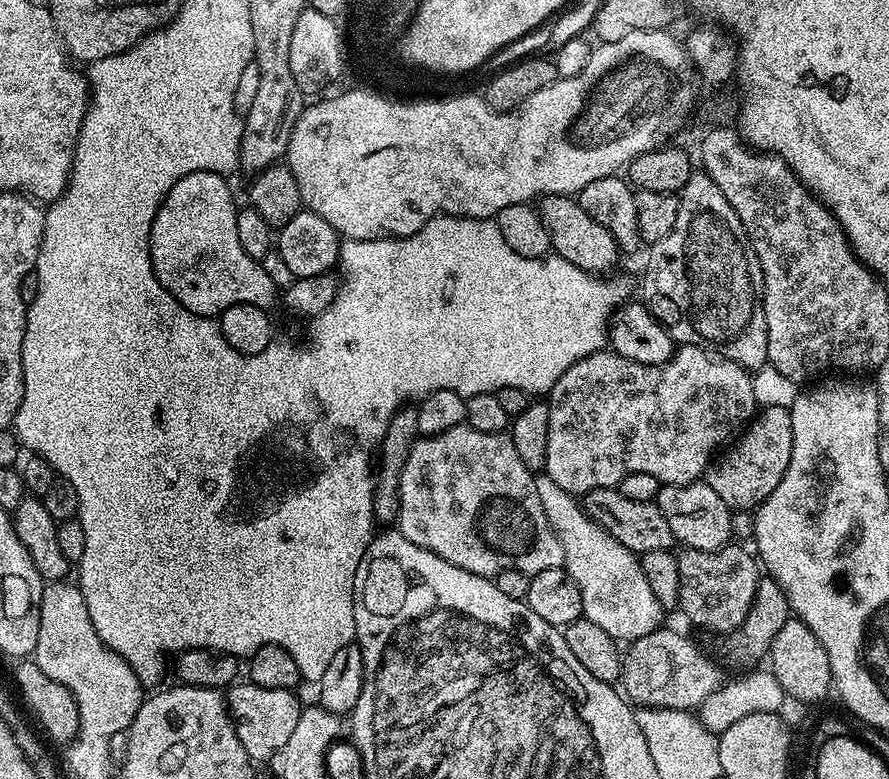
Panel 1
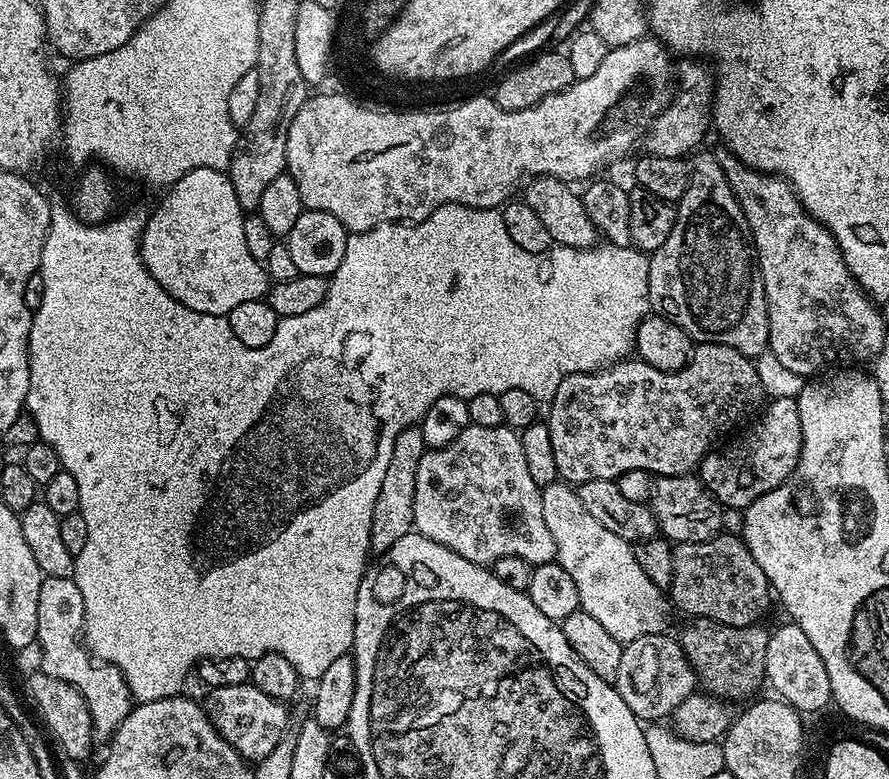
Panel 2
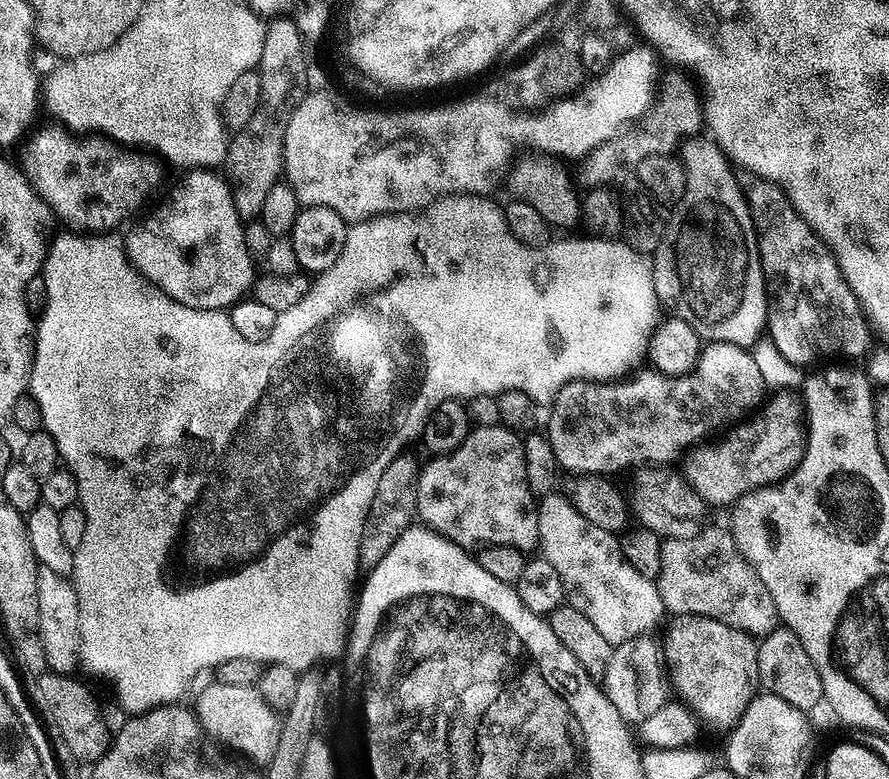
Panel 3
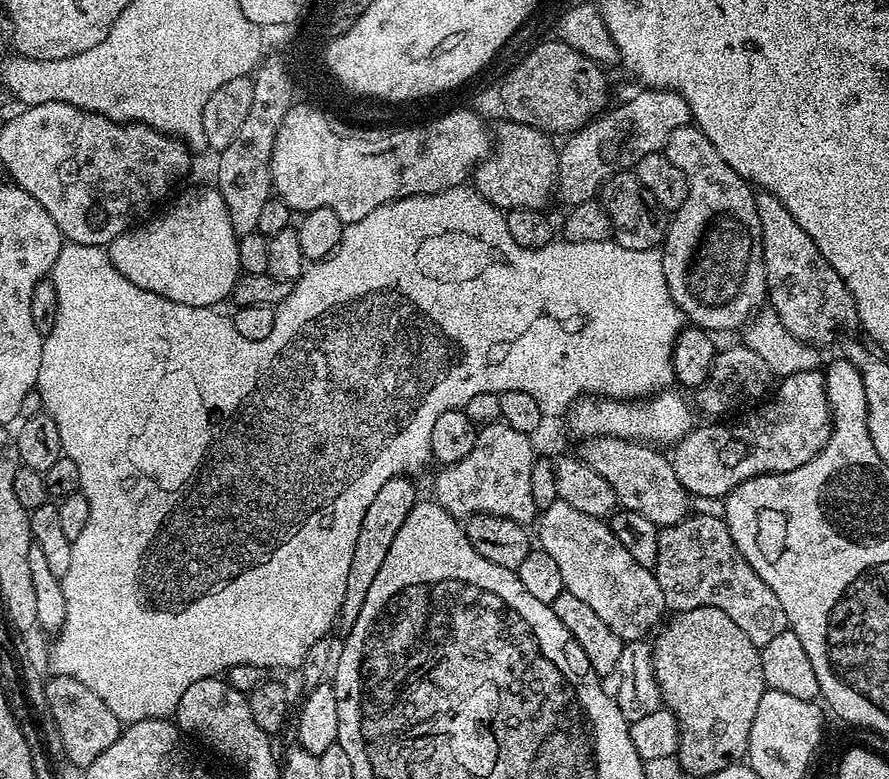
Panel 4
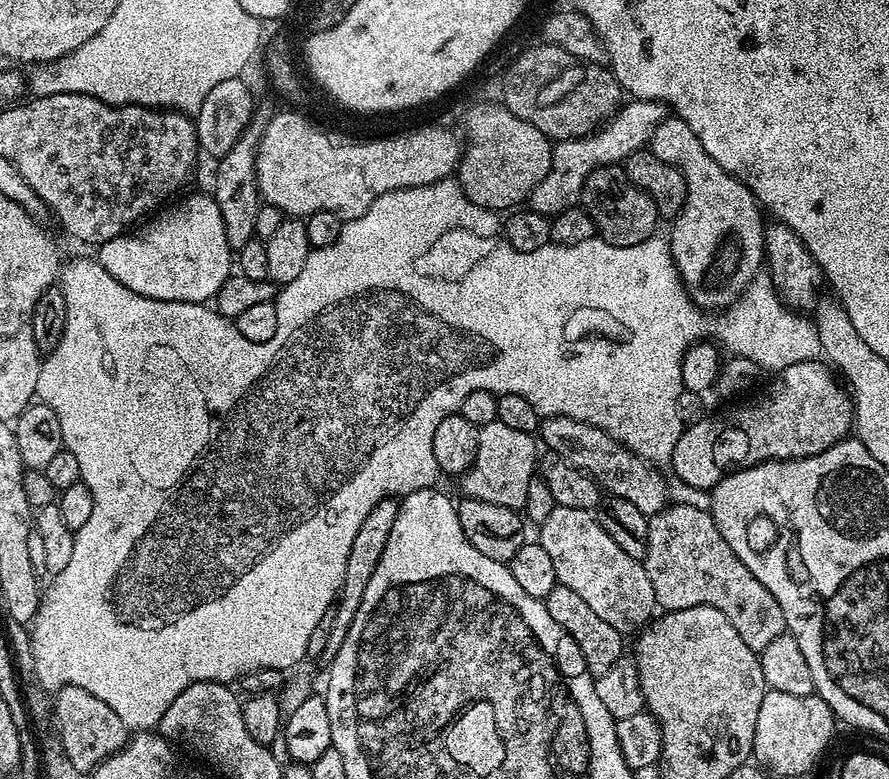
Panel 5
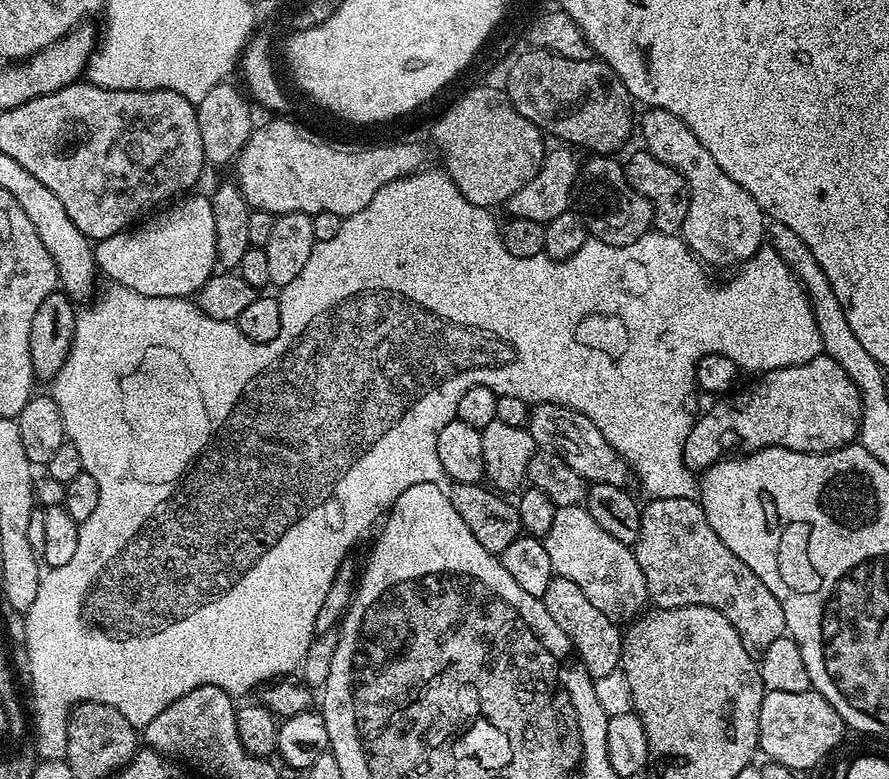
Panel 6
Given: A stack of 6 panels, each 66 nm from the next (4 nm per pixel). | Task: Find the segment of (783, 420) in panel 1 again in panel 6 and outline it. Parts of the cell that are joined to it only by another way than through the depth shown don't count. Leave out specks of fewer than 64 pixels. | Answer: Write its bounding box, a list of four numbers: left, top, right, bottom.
[684,354,862,470]

